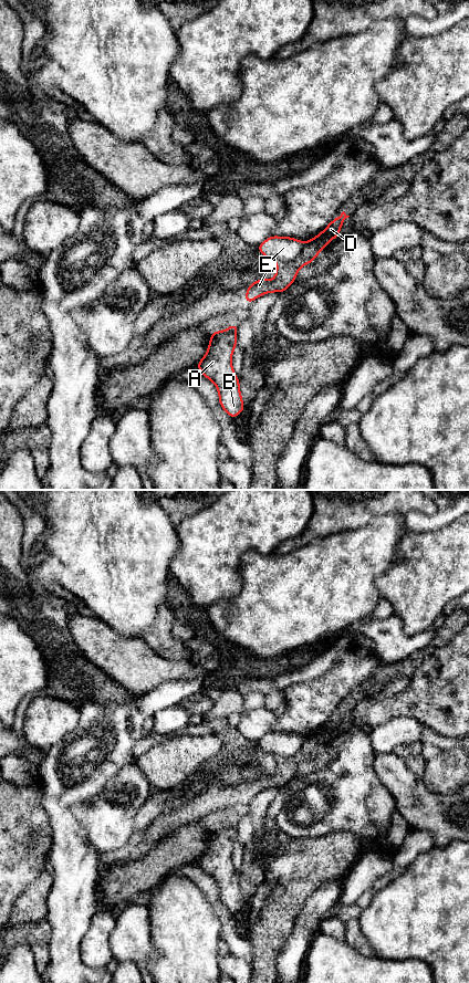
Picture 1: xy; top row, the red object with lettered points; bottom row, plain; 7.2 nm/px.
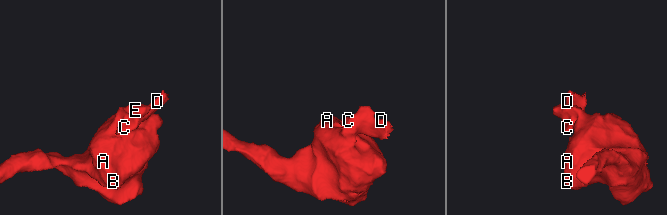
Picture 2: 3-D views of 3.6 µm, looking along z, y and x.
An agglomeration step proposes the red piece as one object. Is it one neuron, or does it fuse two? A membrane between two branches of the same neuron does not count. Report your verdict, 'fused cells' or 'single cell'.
fused cells

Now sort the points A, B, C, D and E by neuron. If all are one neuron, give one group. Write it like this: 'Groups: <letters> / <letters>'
Groups: A B E / C D

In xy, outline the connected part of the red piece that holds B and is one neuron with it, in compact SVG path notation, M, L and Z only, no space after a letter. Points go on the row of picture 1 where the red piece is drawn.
M231 324L226 331L211 332L208 352L197 365L199 372L216 385L219 404L231 419L244 409L239 379L231 364L238 343L237 332L236 324Z

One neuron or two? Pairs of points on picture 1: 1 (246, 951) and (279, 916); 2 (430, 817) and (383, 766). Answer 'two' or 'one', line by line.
1: two
2: one

